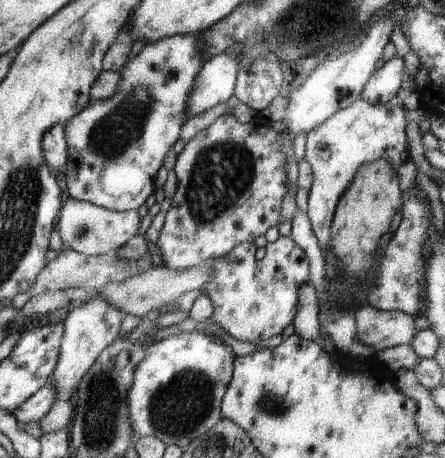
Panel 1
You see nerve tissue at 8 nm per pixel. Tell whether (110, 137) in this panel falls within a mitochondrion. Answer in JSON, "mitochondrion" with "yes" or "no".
{"mitochondrion":"yes"}

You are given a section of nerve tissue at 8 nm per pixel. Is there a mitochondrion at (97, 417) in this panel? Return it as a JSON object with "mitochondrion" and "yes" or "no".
{"mitochondrion":"yes"}

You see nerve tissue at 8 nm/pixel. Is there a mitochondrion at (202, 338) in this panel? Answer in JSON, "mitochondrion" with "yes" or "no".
{"mitochondrion":"no"}

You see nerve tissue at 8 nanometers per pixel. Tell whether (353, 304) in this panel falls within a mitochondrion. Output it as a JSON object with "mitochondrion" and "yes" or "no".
{"mitochondrion":"no"}

